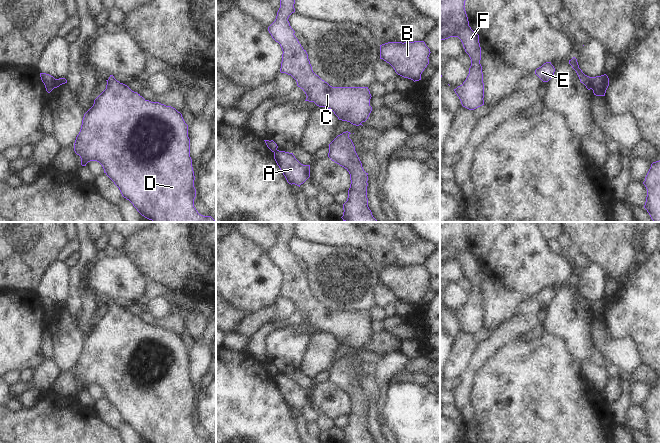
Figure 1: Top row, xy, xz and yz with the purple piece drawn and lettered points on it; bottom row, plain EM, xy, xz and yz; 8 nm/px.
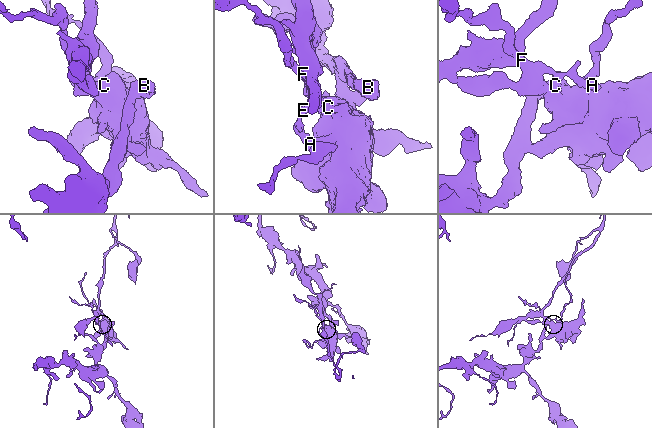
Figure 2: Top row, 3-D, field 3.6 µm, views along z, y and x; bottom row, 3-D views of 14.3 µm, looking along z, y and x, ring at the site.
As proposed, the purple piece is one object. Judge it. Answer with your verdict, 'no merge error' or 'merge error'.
merge error

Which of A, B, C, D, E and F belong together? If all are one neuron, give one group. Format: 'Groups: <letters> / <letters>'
Groups: A B C D F / E.

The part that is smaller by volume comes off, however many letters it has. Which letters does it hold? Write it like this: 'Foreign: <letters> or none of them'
Foreign: E

